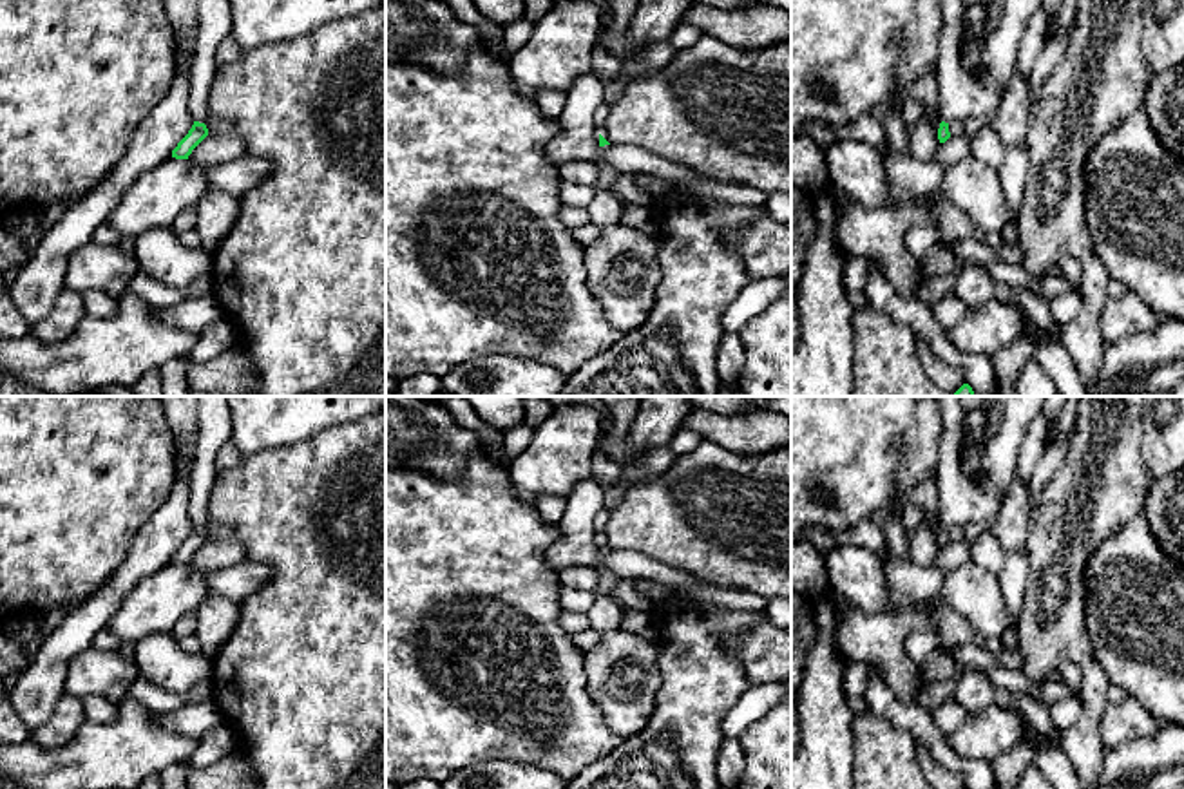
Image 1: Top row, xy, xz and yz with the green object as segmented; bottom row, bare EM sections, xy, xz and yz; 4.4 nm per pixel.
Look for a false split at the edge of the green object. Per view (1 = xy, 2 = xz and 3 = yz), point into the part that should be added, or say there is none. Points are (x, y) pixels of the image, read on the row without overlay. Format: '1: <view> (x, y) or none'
1: xy (214, 418)
2: xz (605, 554)
3: yz (962, 500)

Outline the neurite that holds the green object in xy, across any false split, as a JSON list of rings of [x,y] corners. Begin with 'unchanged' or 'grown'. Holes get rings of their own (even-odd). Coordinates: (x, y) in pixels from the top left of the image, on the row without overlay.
grown; [[[224,396],[197,398],[197,443],[190,478],[188,518],[194,525],[188,539],[172,556],[172,563],[188,565],[192,556],[208,541],[206,516],[208,501],[217,480],[215,458],[219,449],[230,442],[232,416]]]

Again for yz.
grown; [[[931,396],[938,402],[941,414],[941,438],[938,452],[938,499],[941,528],[938,534],[940,548],[950,543],[952,527],[974,523],[992,525],[1005,498],[987,492],[978,481],[965,476],[960,467],[961,420],[963,407],[958,396]]]

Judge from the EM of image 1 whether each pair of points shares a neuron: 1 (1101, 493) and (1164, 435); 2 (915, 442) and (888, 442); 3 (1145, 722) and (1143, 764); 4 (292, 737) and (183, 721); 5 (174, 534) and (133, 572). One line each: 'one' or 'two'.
1: two
2: two
3: two
4: two
5: one

